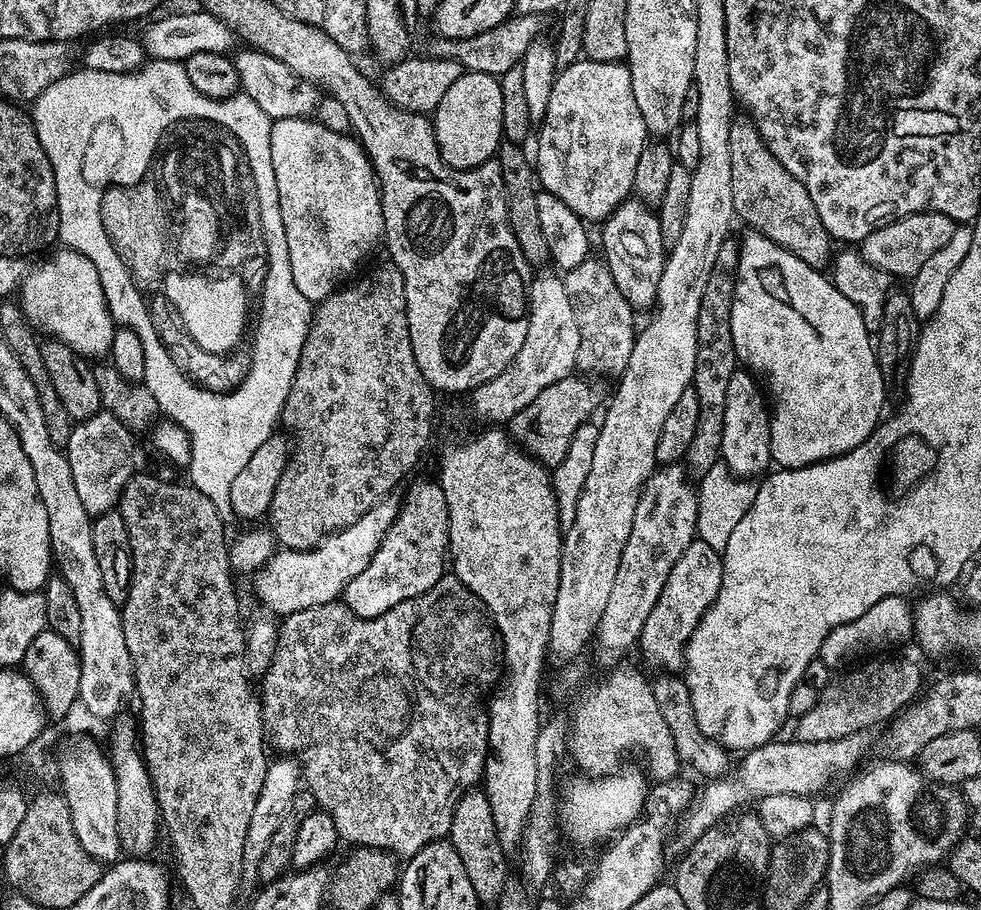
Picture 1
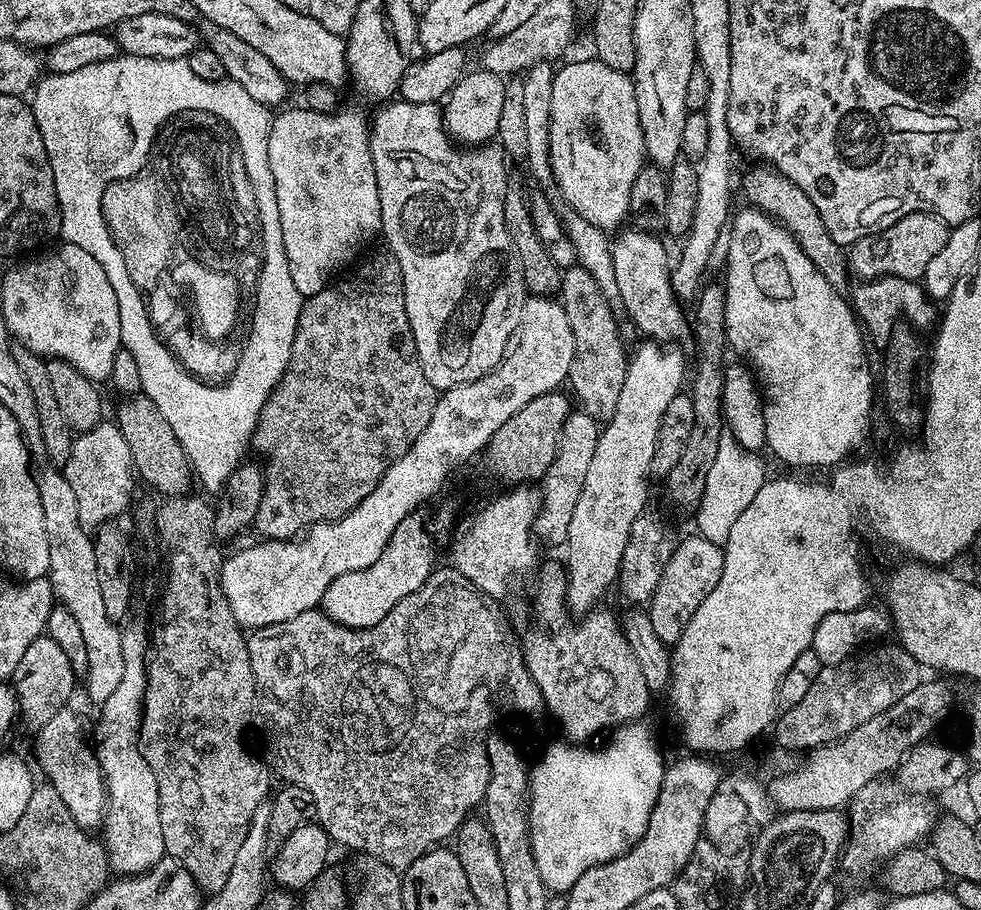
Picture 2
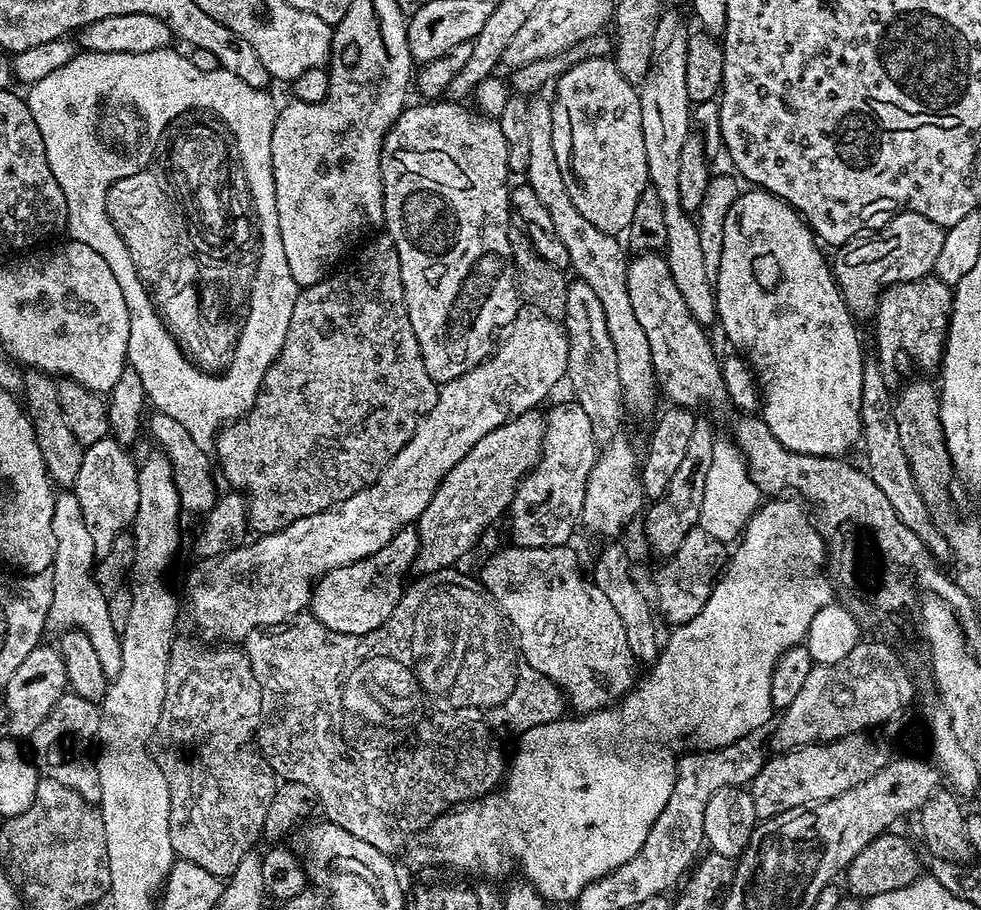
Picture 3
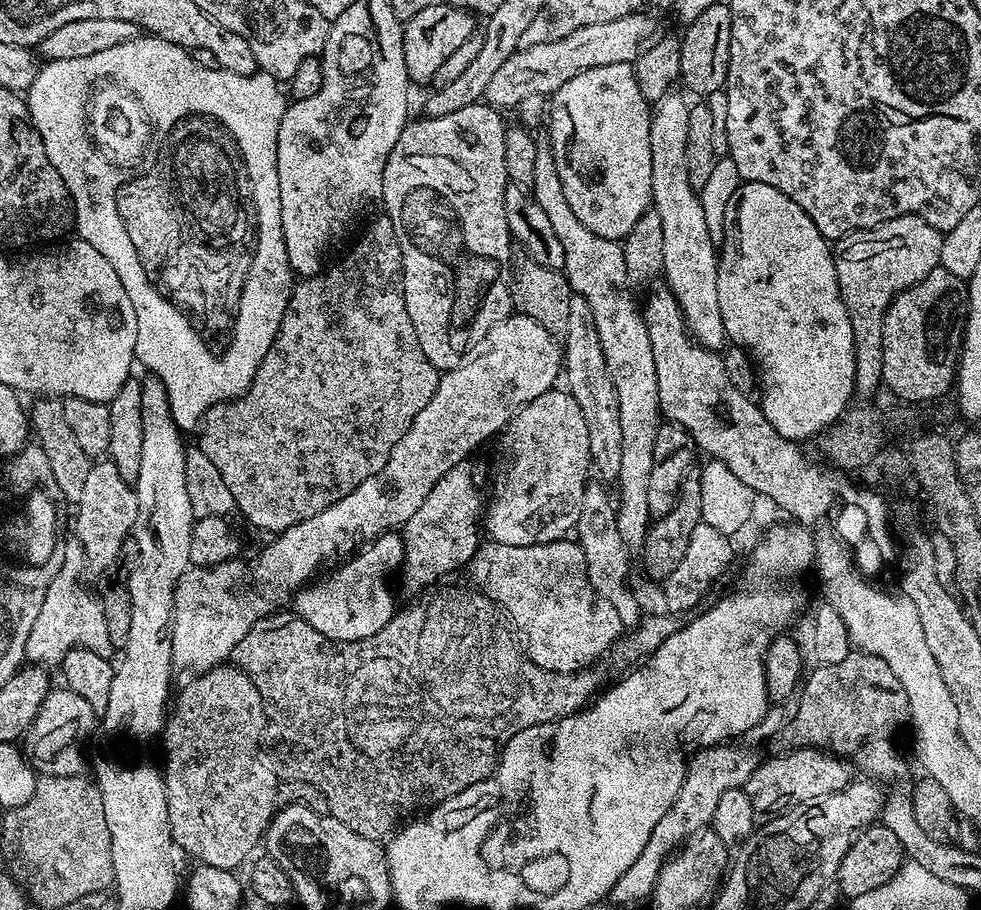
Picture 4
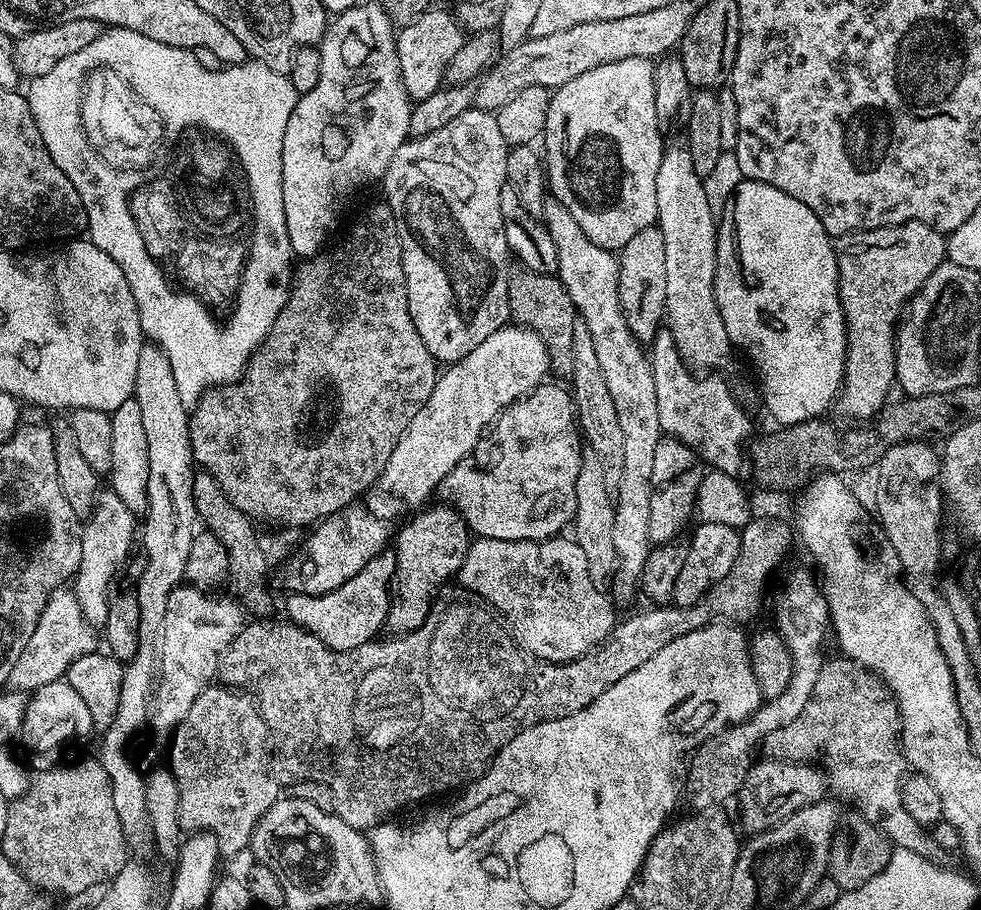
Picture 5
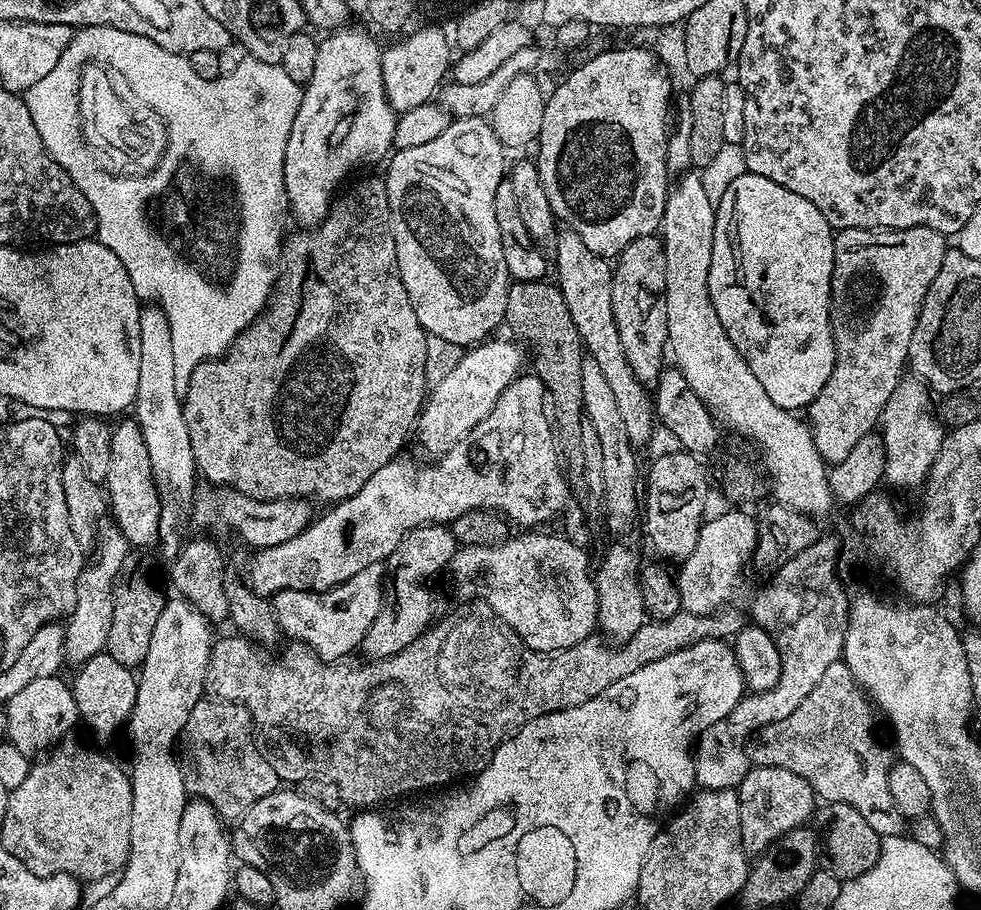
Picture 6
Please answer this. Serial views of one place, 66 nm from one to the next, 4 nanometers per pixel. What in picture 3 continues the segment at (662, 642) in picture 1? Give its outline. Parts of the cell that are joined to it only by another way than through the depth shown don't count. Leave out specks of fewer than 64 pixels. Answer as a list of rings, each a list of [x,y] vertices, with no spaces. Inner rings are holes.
[[[699,526],[690,530],[686,534],[686,542],[678,548],[675,555],[669,557],[664,569],[656,576],[656,598],[658,612],[669,620],[669,625],[675,626],[690,622],[706,606],[706,602],[712,593],[712,585],[718,579],[718,573],[726,564],[726,544],[722,541],[716,541],[706,534],[705,530]]]

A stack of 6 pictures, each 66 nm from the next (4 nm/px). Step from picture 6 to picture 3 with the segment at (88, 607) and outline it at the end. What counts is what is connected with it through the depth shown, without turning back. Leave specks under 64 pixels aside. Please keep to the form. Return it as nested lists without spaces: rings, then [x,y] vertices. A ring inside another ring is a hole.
[[[109,435],[87,445],[82,454],[82,464],[78,466],[74,491],[78,506],[82,506],[82,522],[86,522],[86,530],[94,542],[97,557],[109,552],[118,534],[131,529],[132,521],[138,514],[138,464],[132,461],[128,452],[131,451],[125,445]]]

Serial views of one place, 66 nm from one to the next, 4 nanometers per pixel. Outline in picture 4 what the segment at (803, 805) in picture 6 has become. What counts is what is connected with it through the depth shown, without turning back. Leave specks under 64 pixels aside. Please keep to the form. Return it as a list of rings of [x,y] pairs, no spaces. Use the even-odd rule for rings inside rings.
[[[793,748],[781,753],[781,756],[772,756],[769,760],[768,757],[761,759],[758,770],[754,770],[744,783],[743,790],[750,798],[756,818],[779,816],[789,808],[798,808],[815,800],[817,796],[840,792],[854,779],[853,765],[843,756],[821,752],[818,748]]]

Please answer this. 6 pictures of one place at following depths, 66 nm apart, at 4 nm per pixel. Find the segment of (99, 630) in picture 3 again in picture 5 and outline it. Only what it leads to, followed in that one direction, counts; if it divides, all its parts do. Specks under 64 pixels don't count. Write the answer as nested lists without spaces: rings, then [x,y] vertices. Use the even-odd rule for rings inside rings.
[[[68,586],[58,587],[50,594],[50,598],[46,602],[46,606],[34,626],[34,634],[30,634],[30,642],[26,642],[26,650],[22,650],[22,654],[18,654],[18,662],[14,662],[14,670],[10,670],[10,674],[8,675],[7,687],[13,692],[31,694],[37,688],[46,686],[46,682],[65,679],[68,675],[68,668],[75,660],[97,651],[97,648],[97,629],[86,622],[86,618],[82,614],[82,606],[78,602],[75,591]]]

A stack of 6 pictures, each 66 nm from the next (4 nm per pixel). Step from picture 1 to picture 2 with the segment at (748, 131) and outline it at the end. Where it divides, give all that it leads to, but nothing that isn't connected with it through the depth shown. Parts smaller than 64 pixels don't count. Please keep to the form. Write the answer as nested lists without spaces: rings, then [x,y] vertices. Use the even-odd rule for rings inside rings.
[[[756,166],[744,176],[744,196],[751,207],[764,212],[777,220],[787,232],[798,242],[800,249],[814,262],[816,269],[825,276],[832,287],[844,290],[849,287],[850,269],[845,249],[834,238],[830,238],[830,230],[826,230],[826,222],[822,222],[822,214],[814,210],[814,202],[806,198],[806,194],[781,172],[771,166]],[[845,287],[845,288],[844,288]]]

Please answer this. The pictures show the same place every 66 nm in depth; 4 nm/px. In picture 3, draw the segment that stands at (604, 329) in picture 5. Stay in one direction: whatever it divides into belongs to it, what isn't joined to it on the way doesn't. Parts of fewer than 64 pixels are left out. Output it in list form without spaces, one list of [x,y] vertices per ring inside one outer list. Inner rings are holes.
[[[536,94],[528,100],[528,133],[530,134],[530,166],[525,172],[526,183],[534,194],[538,194],[538,199],[542,206],[546,206],[546,214],[550,214],[550,222],[554,222],[554,230],[558,230],[558,238],[562,241],[562,246],[566,246],[566,254],[570,254],[571,271],[576,271],[575,275],[594,294],[598,294],[598,302],[602,302],[602,310],[606,313],[606,330],[610,330],[610,342],[614,342],[614,354],[618,358],[618,382],[622,382],[622,398],[625,409],[632,412],[652,412],[657,411],[656,396],[658,397],[658,381],[656,371],[652,365],[652,355],[650,354],[650,341],[646,339],[646,334],[642,330],[642,322],[638,322],[634,315],[634,306],[630,306],[630,290],[626,290],[626,274],[628,273],[629,257],[624,256],[626,248],[620,244],[615,235],[598,230],[594,222],[586,222],[582,218],[582,213],[578,206],[574,206],[574,201],[570,199],[570,190],[566,190],[566,182],[562,178],[562,170],[558,170],[558,158],[554,154],[554,114],[552,113],[551,99],[543,95]]]

